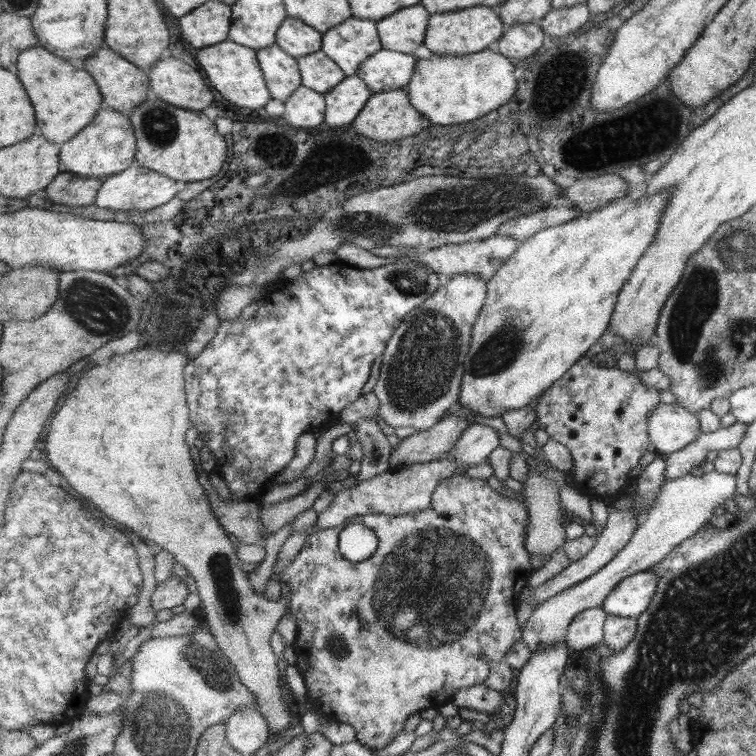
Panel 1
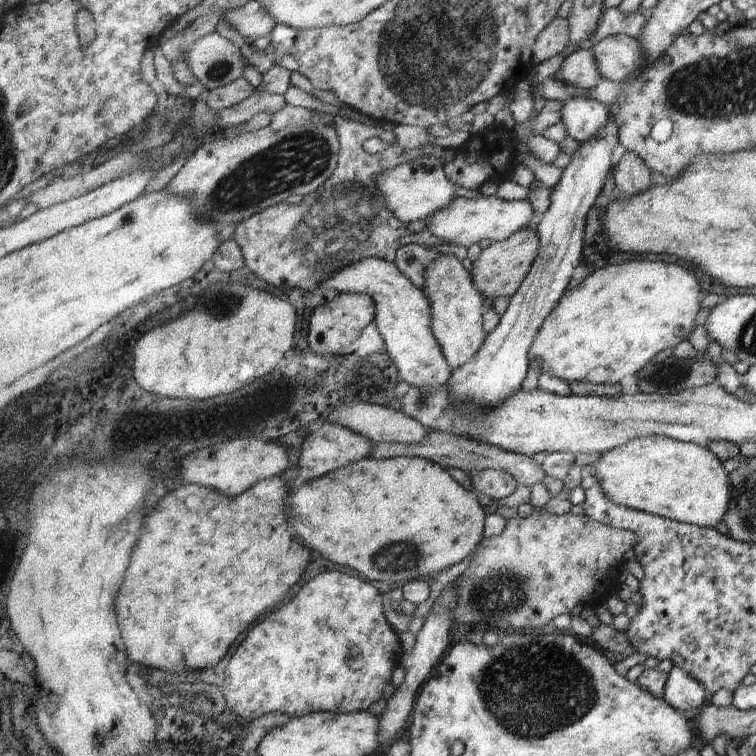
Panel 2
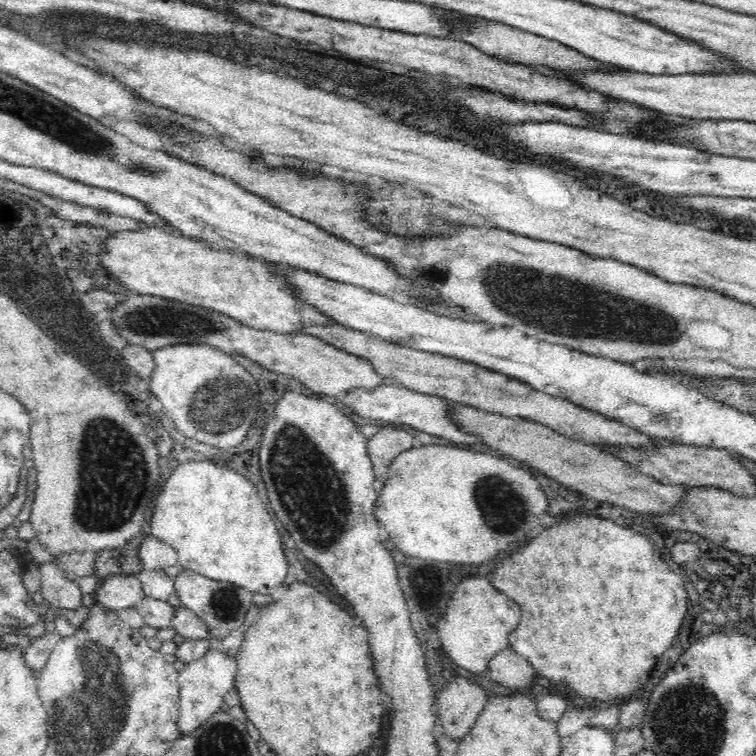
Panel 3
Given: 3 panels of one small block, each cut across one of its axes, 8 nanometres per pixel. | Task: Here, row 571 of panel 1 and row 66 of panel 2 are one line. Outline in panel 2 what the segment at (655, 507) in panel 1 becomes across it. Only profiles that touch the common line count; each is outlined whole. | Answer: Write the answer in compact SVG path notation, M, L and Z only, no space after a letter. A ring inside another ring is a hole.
M627 35L605 37L590 49L596 54L597 66L603 80L625 81L625 78L633 76L643 64L639 42Z

